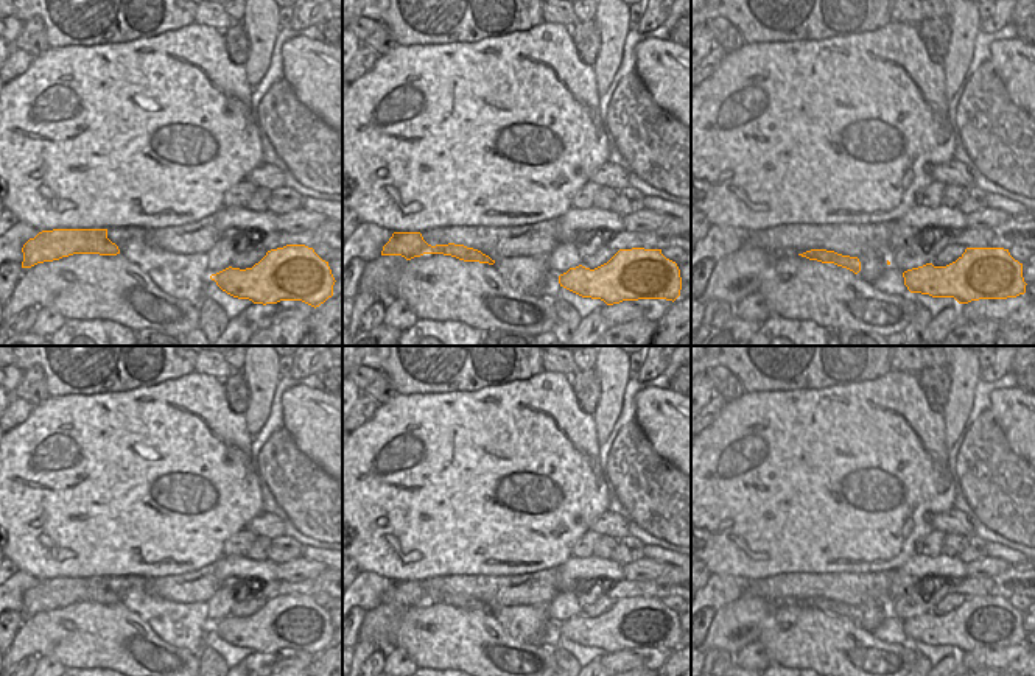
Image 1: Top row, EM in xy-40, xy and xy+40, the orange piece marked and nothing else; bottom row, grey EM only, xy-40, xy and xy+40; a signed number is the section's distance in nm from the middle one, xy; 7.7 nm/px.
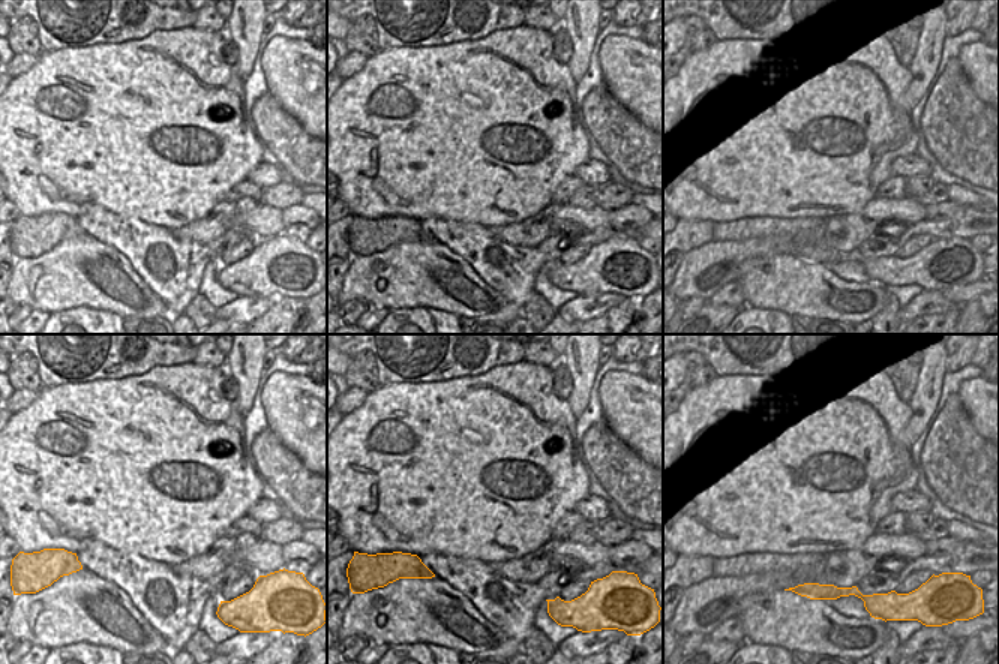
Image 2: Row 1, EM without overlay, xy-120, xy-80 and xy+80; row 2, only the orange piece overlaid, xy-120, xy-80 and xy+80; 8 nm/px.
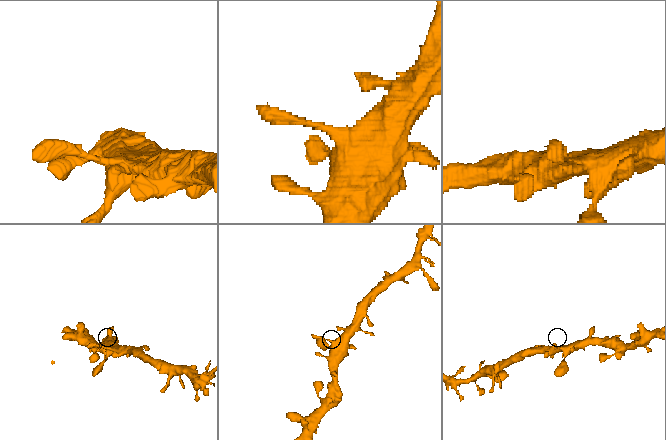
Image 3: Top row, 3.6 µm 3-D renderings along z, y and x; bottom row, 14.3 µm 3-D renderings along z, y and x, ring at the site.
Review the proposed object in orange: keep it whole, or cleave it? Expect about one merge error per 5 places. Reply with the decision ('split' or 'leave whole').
leave whole

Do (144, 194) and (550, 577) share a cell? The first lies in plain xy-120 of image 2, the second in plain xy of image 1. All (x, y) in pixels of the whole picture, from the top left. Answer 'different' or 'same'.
different

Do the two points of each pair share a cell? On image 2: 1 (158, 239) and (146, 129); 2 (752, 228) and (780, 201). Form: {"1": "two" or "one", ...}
{"1": "two", "2": "two"}

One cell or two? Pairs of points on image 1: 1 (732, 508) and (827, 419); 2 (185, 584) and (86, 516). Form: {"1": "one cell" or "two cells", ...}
{"1": "one cell", "2": "two cells"}

